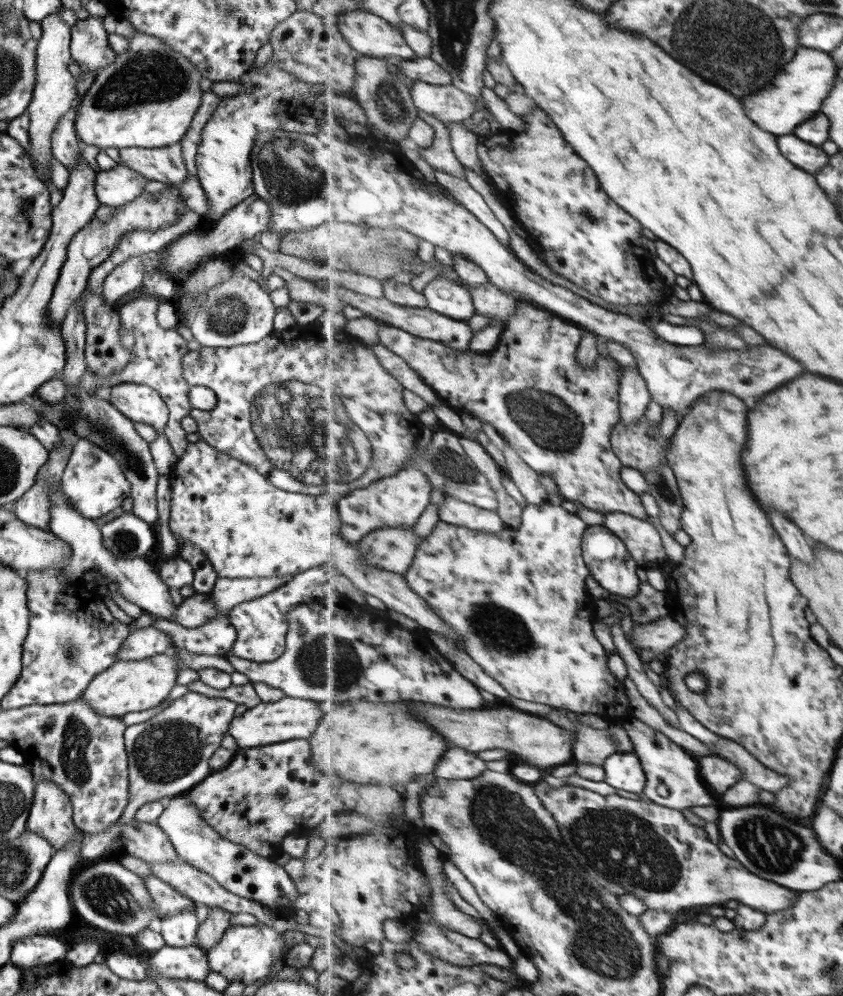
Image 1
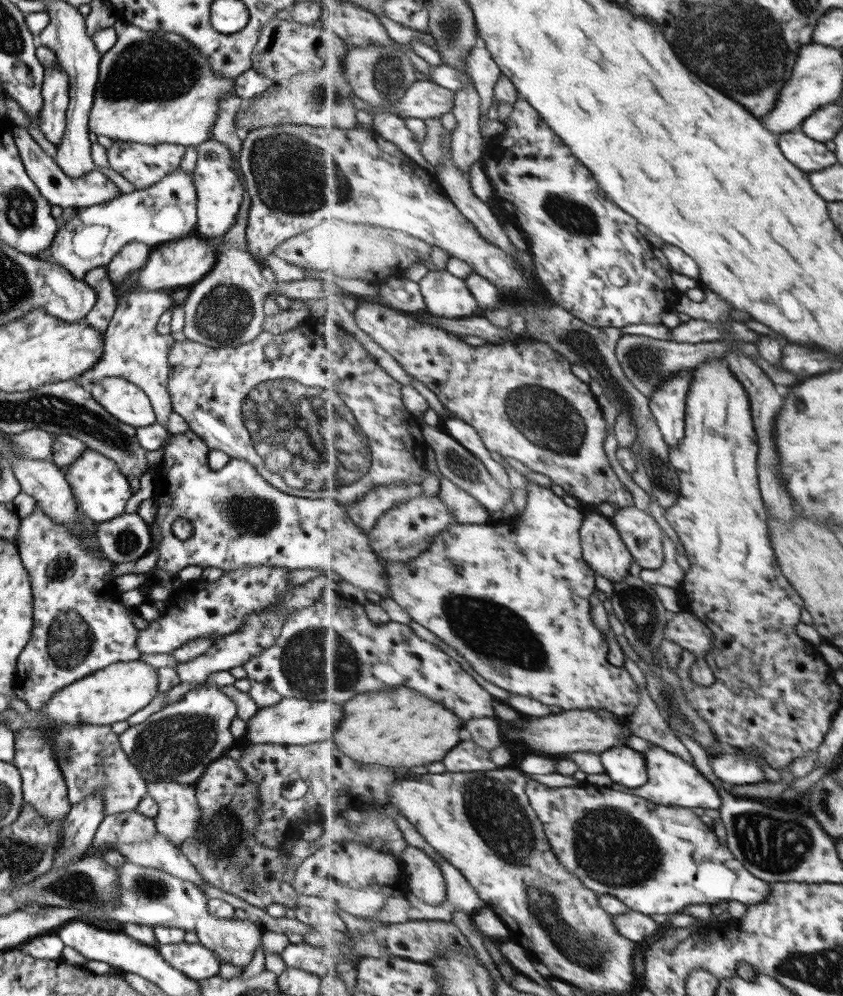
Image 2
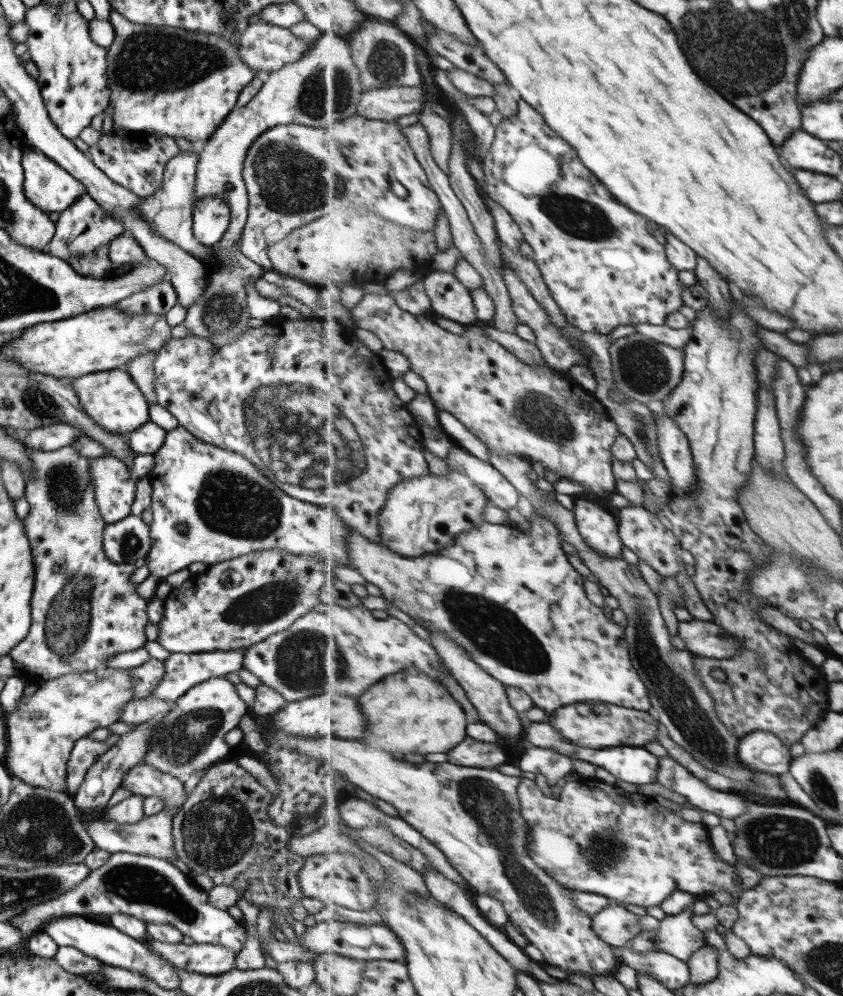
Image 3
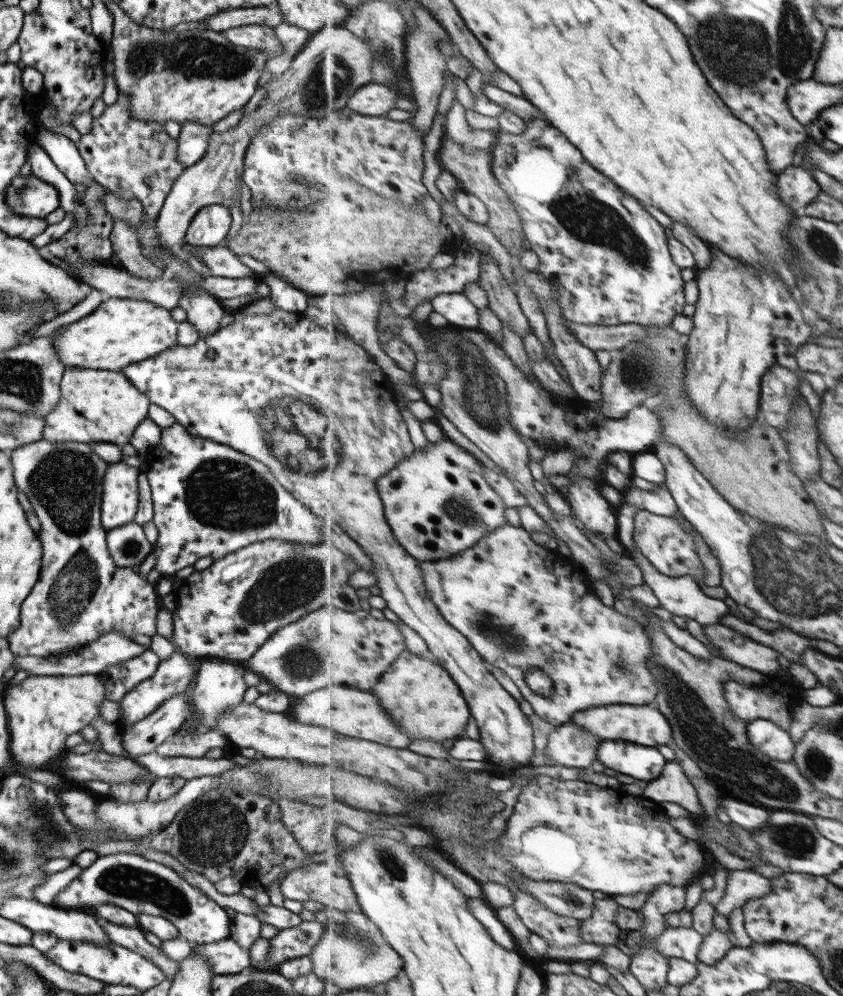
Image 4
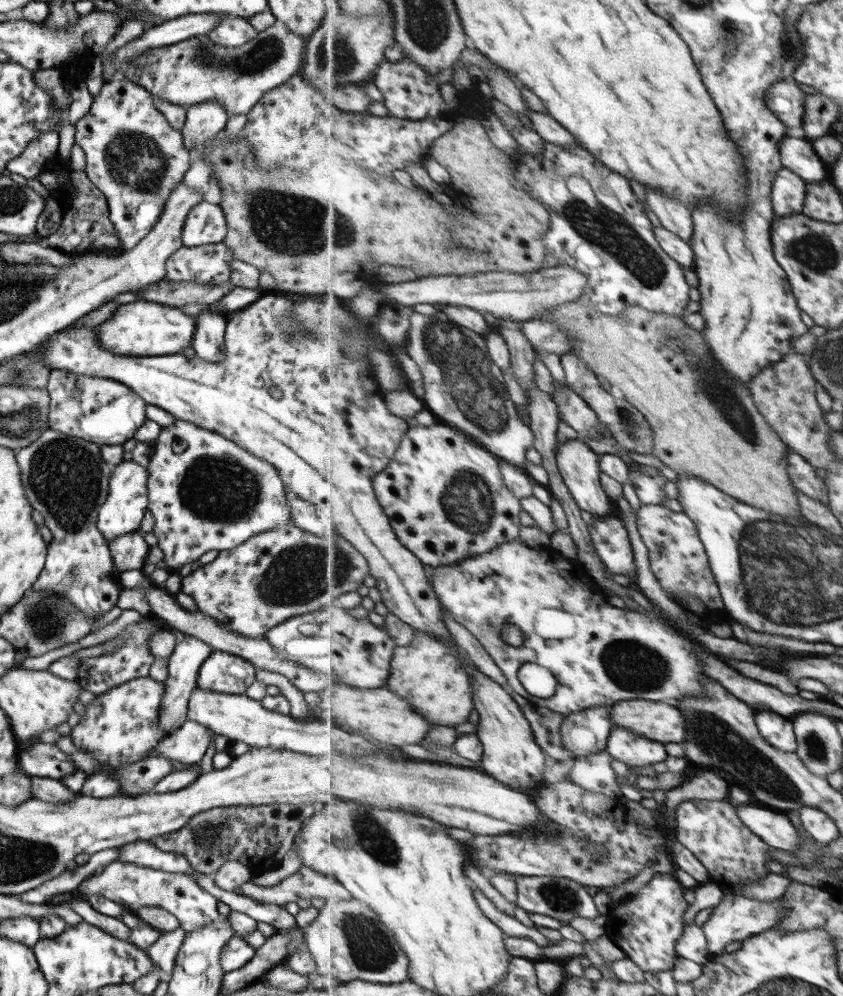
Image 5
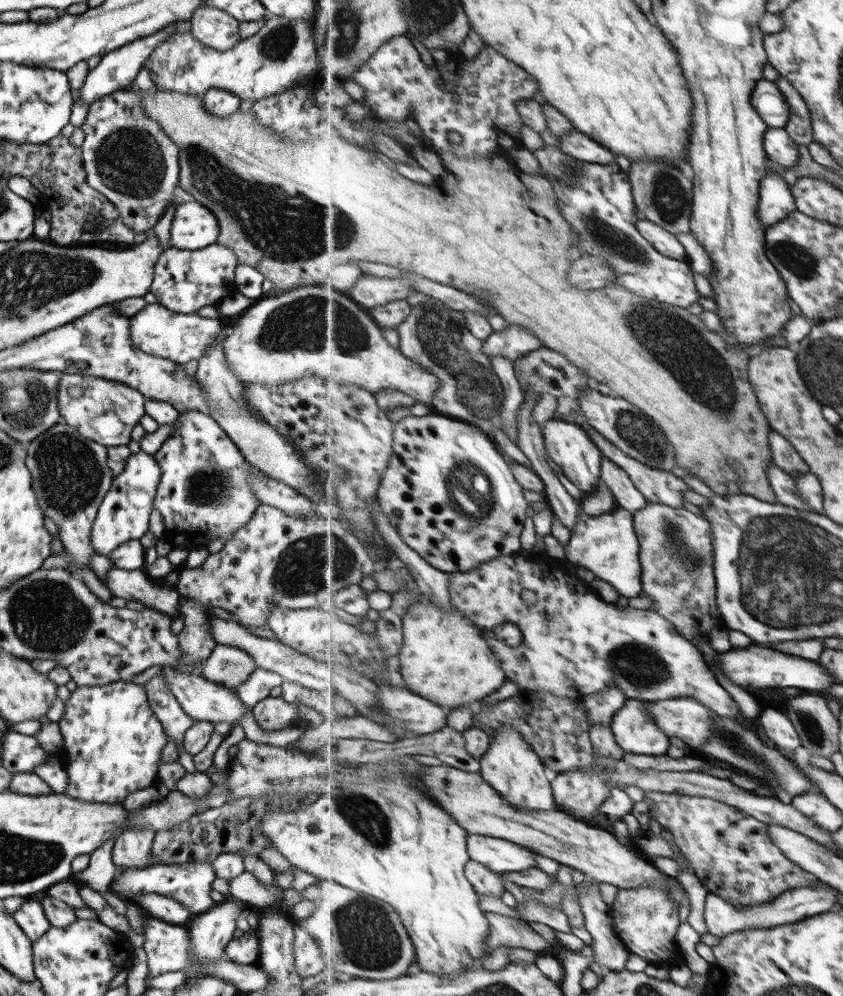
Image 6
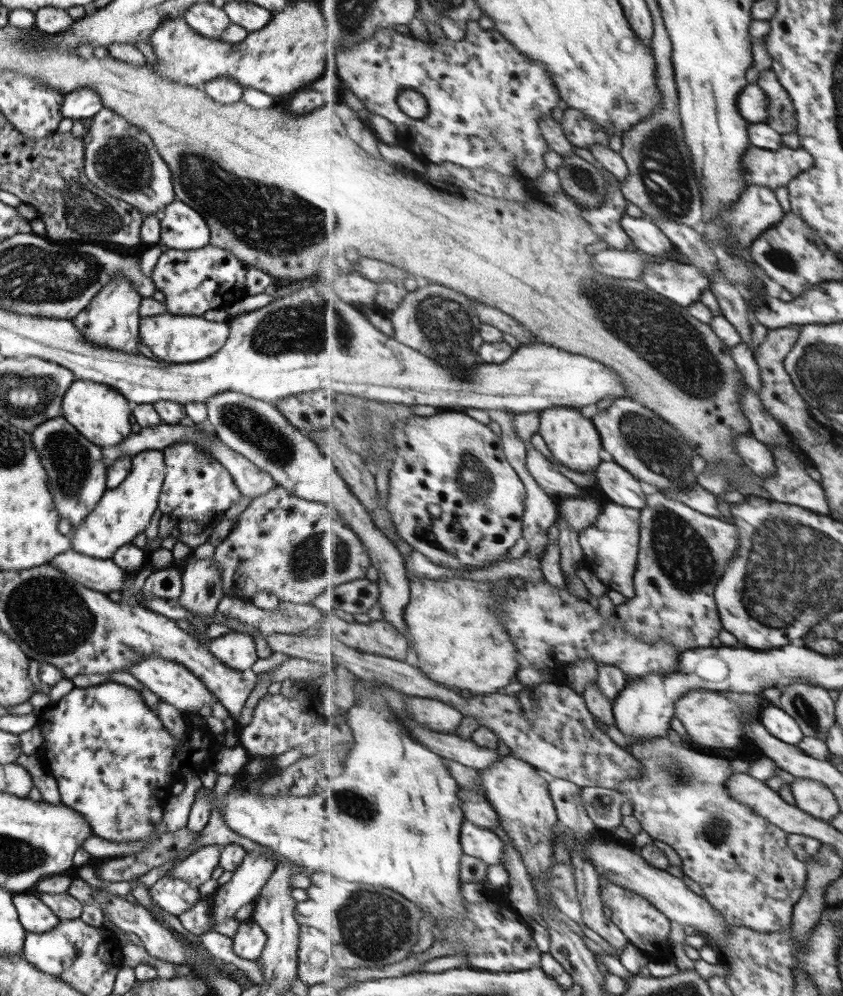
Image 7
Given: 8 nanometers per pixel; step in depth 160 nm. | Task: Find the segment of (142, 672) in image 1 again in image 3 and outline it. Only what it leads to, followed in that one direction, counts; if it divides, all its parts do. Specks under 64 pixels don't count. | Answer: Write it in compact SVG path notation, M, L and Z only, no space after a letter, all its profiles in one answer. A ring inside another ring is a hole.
M105 667L89 672L65 674L39 683L30 696L21 697L5 718L6 751L3 763L14 780L55 792L66 790L66 762L73 743L97 728L117 722L121 709L134 698L132 676L128 669Z

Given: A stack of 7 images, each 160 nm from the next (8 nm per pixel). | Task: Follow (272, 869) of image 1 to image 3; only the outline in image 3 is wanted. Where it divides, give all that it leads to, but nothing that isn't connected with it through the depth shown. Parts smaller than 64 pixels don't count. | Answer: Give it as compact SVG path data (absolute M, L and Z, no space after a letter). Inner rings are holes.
M142 762L126 772L120 786L128 788L132 794L160 798L164 808L172 810L173 815L188 797L183 790L183 783L178 778L159 772Z

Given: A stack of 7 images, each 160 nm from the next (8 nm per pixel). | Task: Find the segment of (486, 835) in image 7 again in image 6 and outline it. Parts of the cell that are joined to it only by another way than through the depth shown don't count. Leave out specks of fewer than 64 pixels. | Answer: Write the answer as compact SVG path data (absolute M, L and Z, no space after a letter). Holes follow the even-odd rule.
M469 833L468 854L470 860L475 860L500 874L514 875L537 866L537 851L524 851L520 844L489 835Z

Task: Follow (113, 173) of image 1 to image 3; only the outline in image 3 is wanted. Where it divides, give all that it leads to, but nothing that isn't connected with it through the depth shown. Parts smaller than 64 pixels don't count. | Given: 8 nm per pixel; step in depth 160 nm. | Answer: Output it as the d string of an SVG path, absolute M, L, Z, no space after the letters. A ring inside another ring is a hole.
M24 145L24 147L25 150L21 155L22 189L27 200L33 206L40 208L46 214L48 212L61 212L86 192L83 184L79 184L73 176L69 176L69 174L53 164L43 153L32 149L30 146Z

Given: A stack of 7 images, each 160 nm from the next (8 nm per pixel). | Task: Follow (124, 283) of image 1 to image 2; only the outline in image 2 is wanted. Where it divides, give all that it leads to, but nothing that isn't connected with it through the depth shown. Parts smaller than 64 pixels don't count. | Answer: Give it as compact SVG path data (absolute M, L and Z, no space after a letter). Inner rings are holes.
M139 242L125 244L106 264L108 279L115 286L123 284L123 279L131 272L137 272L147 262L152 247Z

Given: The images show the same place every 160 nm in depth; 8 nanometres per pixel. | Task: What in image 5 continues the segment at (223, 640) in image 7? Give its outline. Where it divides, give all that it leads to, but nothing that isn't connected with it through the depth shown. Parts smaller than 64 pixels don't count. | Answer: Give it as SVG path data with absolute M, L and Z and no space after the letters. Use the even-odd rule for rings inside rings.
M213 651L199 667L196 686L221 694L244 694L246 688L254 681L254 672L254 666L239 656Z

